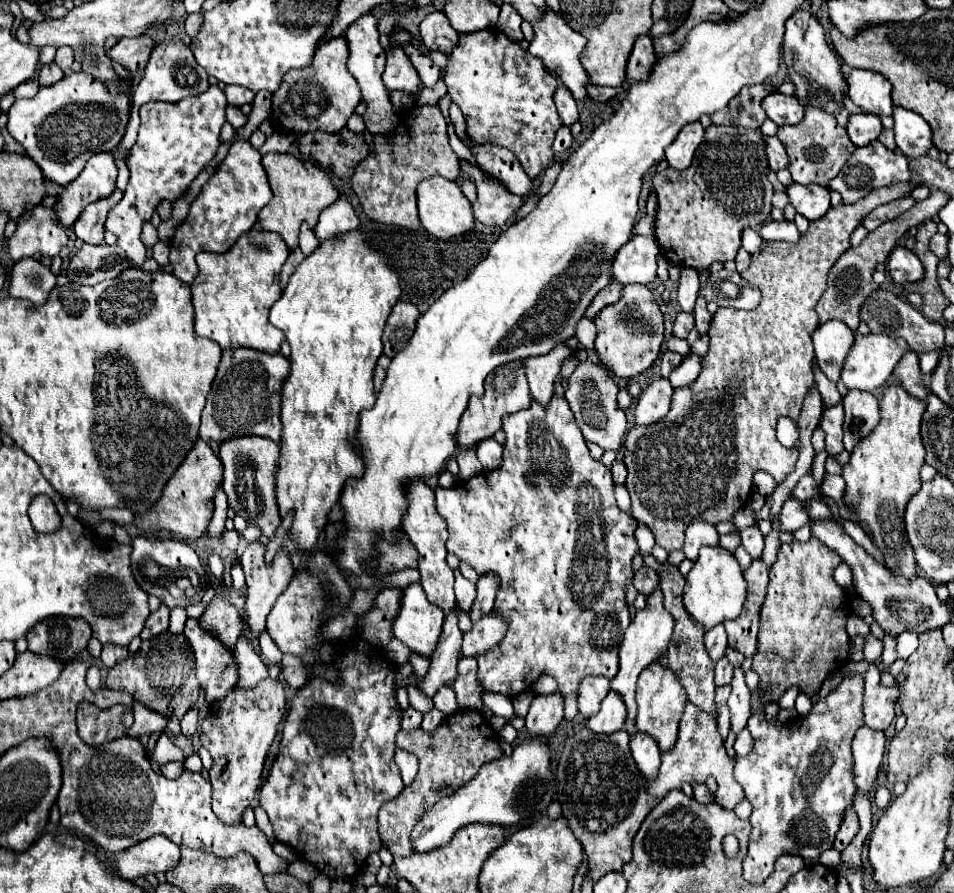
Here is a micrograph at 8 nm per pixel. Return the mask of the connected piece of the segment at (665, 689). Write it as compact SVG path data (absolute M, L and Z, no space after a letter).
M651 663L643 669L639 681L637 681L637 719L635 725L639 731L651 735L661 751L669 751L675 745L677 739L677 727L679 719L683 715L687 703L687 693L683 691L683 685L675 671L669 667L663 667L661 663Z

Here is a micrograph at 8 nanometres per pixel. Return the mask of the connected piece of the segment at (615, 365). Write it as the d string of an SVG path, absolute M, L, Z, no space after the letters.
M625 285L625 291L615 305L607 305L597 317L595 351L615 377L635 377L651 367L663 343L663 313L647 285Z

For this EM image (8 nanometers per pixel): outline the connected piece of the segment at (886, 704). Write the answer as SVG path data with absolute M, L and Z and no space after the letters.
M871 665L865 673L865 697L863 715L865 725L873 731L885 731L895 719L893 705L897 701L897 689L881 685L881 673L877 665Z

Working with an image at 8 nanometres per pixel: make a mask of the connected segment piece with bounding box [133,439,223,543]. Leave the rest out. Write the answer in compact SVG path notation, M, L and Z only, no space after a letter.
M197 439L195 447L187 453L183 463L177 467L175 475L167 481L155 507L135 515L135 521L133 521L135 527L141 529L143 533L165 529L183 541L189 541L189 543L197 541L207 531L207 525L213 517L213 497L215 497L215 491L221 487L221 481L223 481L223 465L219 457L203 439Z

